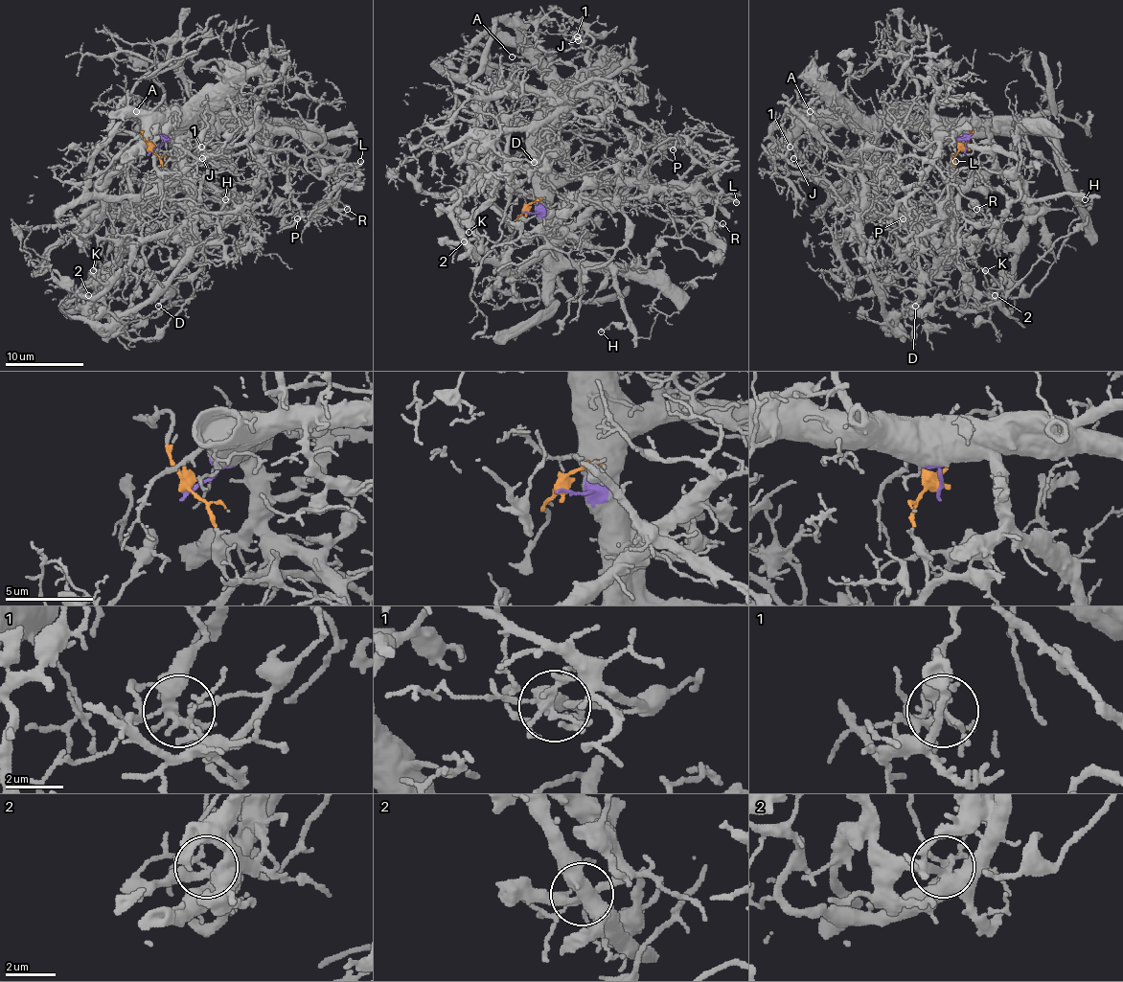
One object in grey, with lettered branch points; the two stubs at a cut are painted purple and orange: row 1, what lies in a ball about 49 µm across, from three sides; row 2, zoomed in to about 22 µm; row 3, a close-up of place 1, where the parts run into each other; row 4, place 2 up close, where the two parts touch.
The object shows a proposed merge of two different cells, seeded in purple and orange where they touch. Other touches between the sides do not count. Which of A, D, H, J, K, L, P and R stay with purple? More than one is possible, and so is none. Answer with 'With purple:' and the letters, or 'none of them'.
With purple: A, P

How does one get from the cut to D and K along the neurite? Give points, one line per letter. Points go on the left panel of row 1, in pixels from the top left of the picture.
D: (149, 150), (158, 156), (170, 192), (128, 227), (142, 246), (146, 274), (164, 293), (158, 305)
K: (149, 150), (158, 156), (170, 192), (130, 225), (123, 252), (95, 278), (99, 293), (87, 295), (93, 270)

